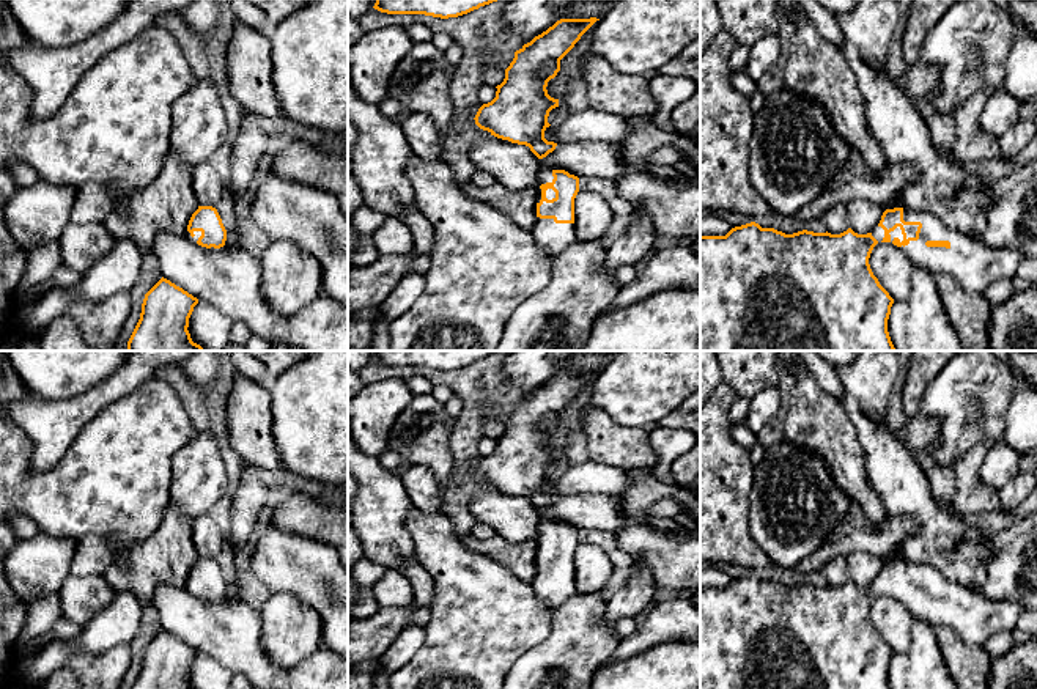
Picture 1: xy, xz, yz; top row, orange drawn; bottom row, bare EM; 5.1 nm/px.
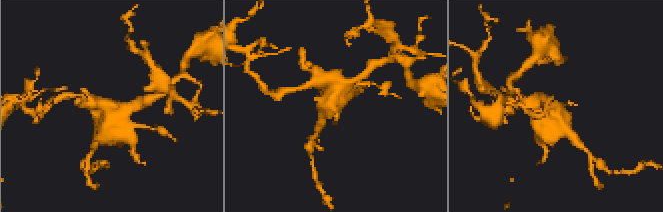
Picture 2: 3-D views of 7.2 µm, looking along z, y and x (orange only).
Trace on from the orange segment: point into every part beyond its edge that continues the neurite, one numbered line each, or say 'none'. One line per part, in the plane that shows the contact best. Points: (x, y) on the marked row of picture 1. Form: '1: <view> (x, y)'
1: yz (976, 266)

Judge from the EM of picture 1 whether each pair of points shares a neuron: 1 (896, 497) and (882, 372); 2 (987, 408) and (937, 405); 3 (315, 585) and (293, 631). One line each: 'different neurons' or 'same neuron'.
1: same neuron
2: same neuron
3: different neurons

